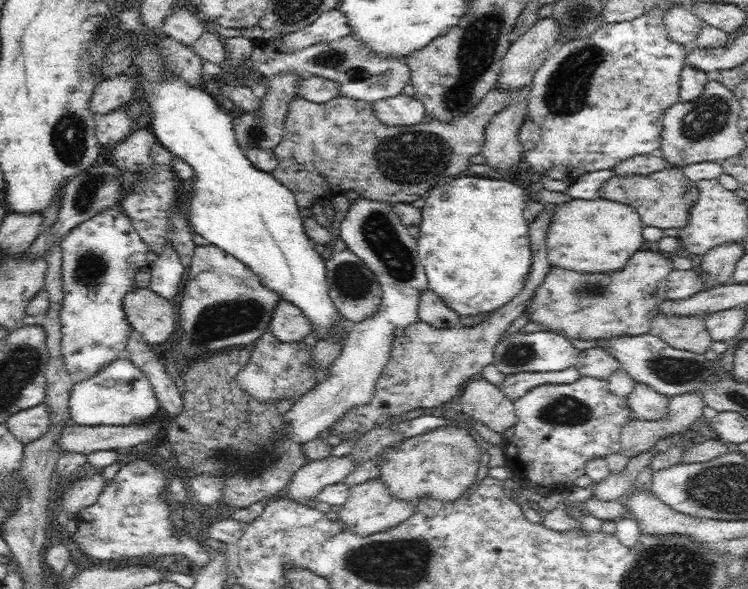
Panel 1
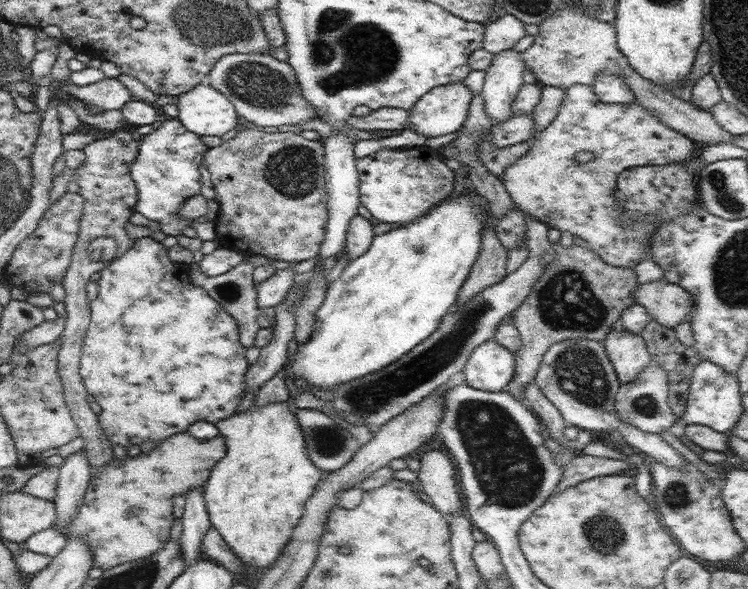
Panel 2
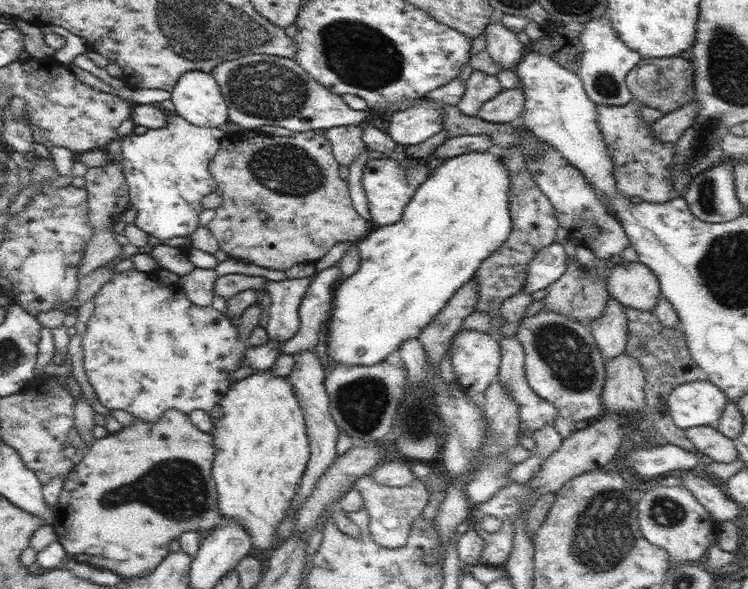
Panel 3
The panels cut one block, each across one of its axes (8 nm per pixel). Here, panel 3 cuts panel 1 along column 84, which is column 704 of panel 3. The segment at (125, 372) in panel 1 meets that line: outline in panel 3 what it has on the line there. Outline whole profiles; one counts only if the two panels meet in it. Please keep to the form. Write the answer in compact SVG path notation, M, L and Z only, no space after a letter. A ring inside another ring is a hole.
M707 378L678 385L667 398L674 424L683 430L701 427L702 425L708 425L716 429L728 401L729 398L724 394L724 391L721 391L718 386L711 383Z

